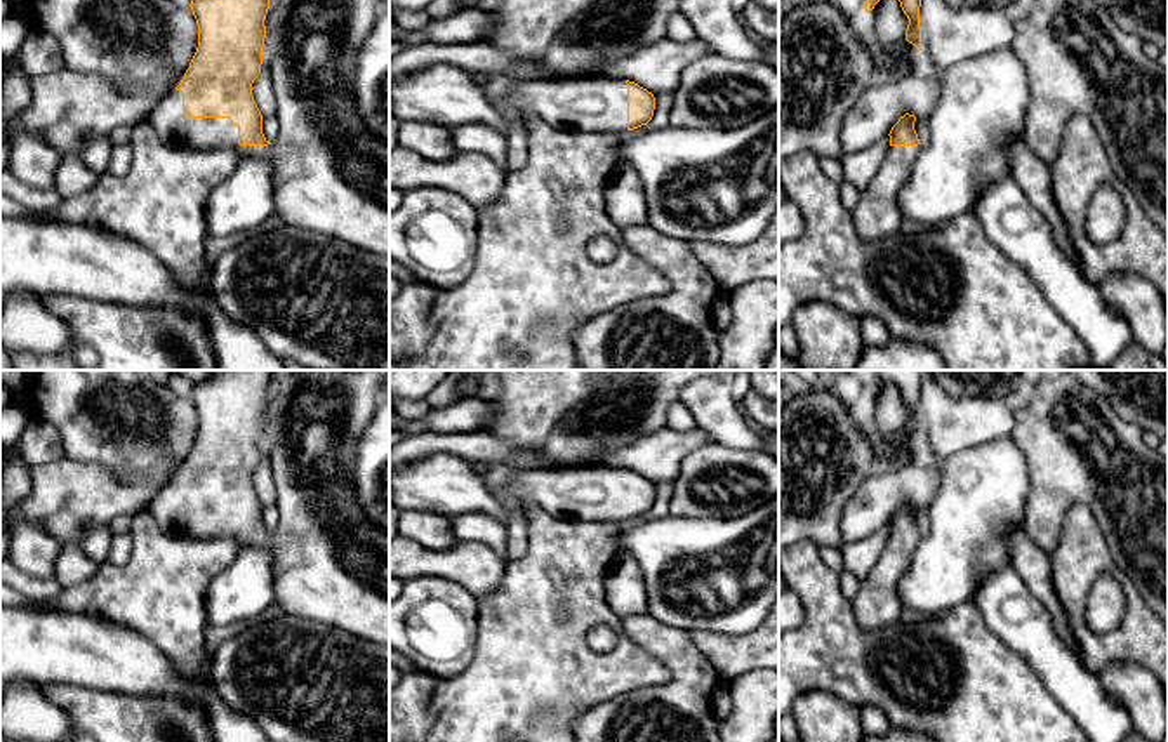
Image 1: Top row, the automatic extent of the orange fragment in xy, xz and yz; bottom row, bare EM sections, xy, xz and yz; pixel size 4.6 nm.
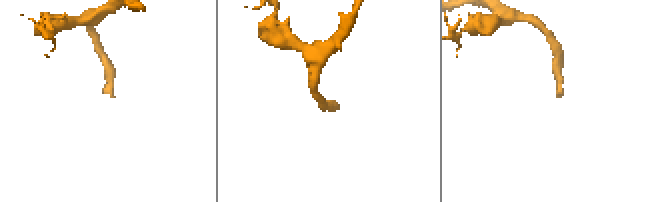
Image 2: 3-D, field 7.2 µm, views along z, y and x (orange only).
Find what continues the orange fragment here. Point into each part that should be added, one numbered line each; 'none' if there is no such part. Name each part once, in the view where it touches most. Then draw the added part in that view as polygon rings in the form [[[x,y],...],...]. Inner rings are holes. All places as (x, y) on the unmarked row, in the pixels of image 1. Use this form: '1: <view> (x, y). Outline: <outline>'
1: xy (331, 563). Outline: [[[295,370],[276,382],[264,408],[262,436],[280,514],[271,533],[240,535],[238,516],[229,507],[186,506],[177,478],[151,499],[144,513],[182,537],[231,537],[240,549],[264,547],[273,558],[275,603],[283,613],[389,646],[389,533],[367,520],[351,483],[355,448],[388,382],[389,370]]]

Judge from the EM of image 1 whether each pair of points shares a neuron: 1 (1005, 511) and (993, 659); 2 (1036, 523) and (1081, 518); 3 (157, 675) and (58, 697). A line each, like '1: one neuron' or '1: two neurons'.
1: two neurons
2: two neurons
3: two neurons

